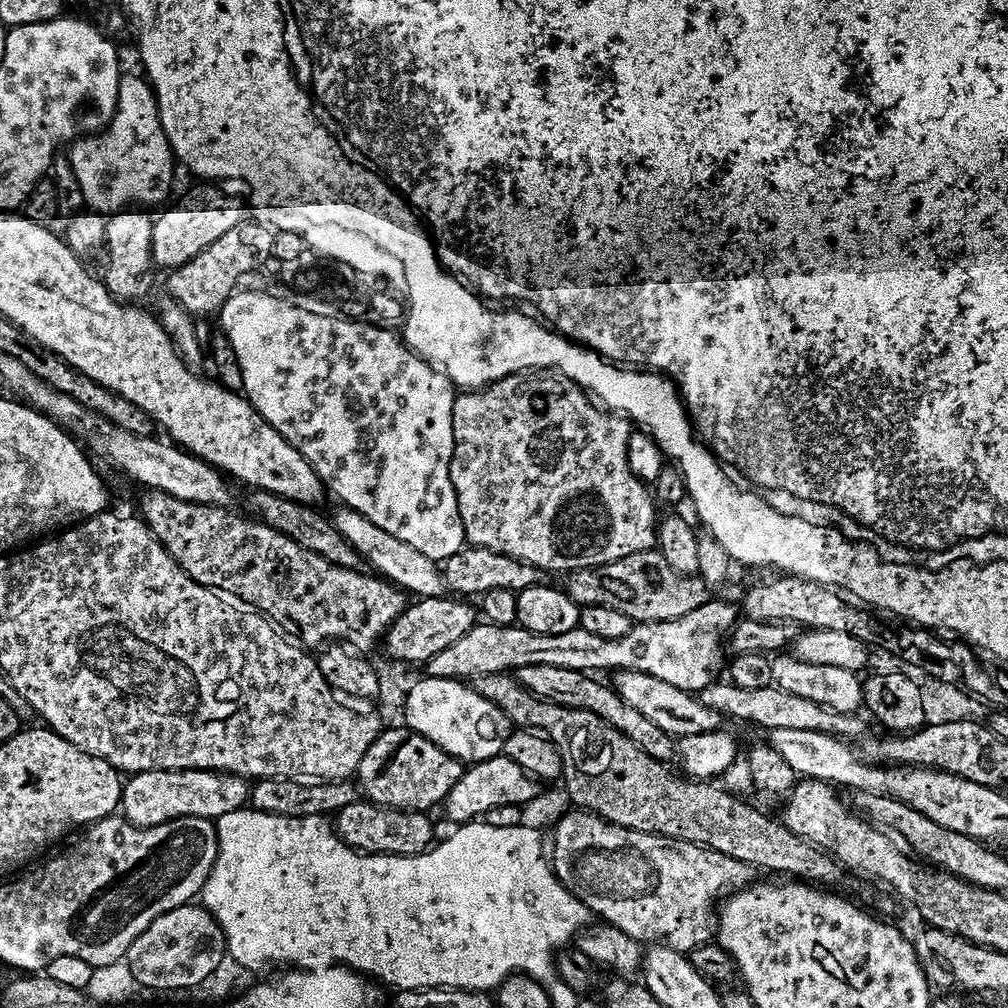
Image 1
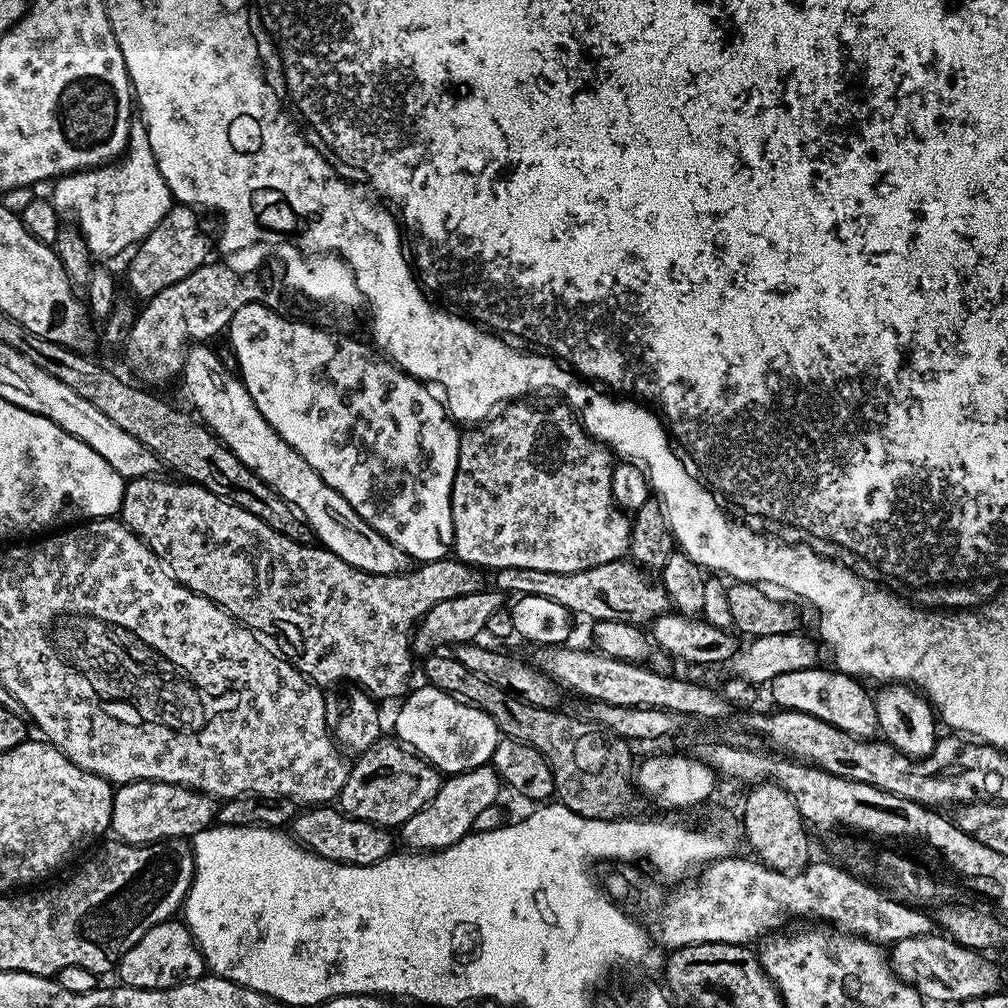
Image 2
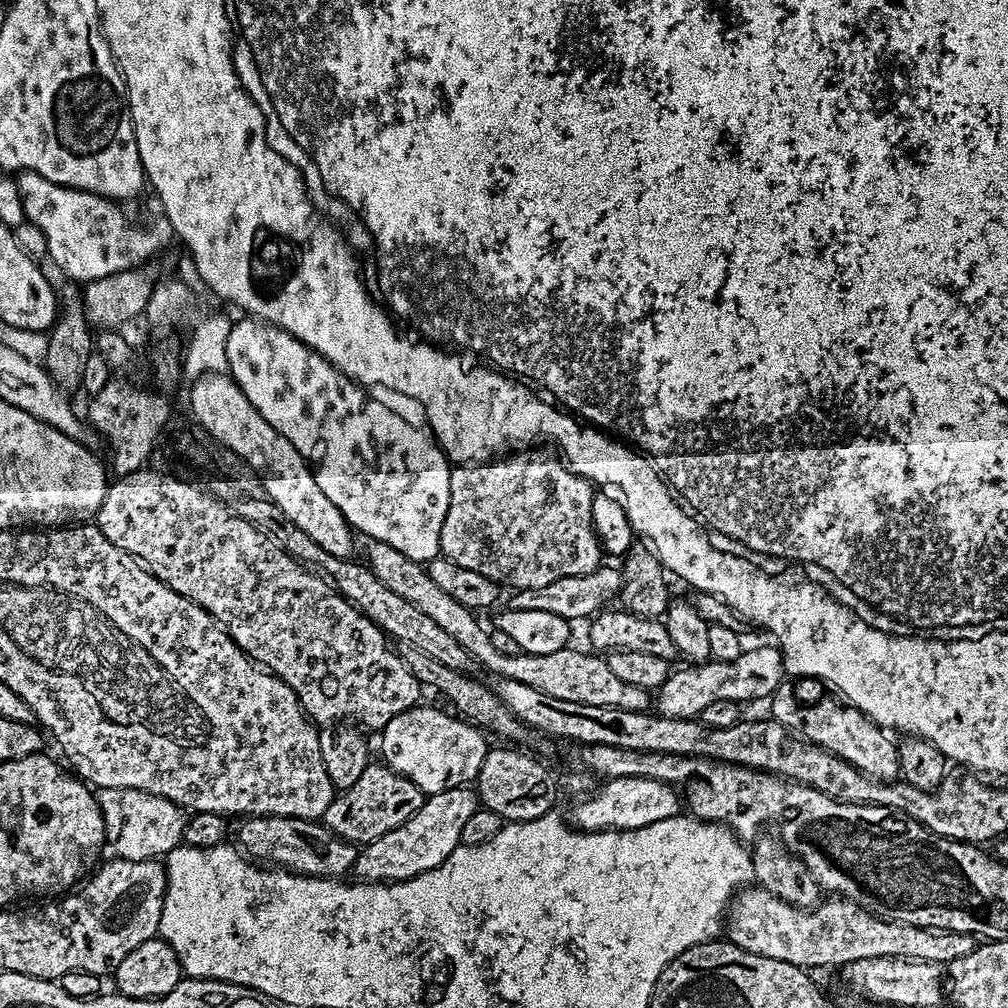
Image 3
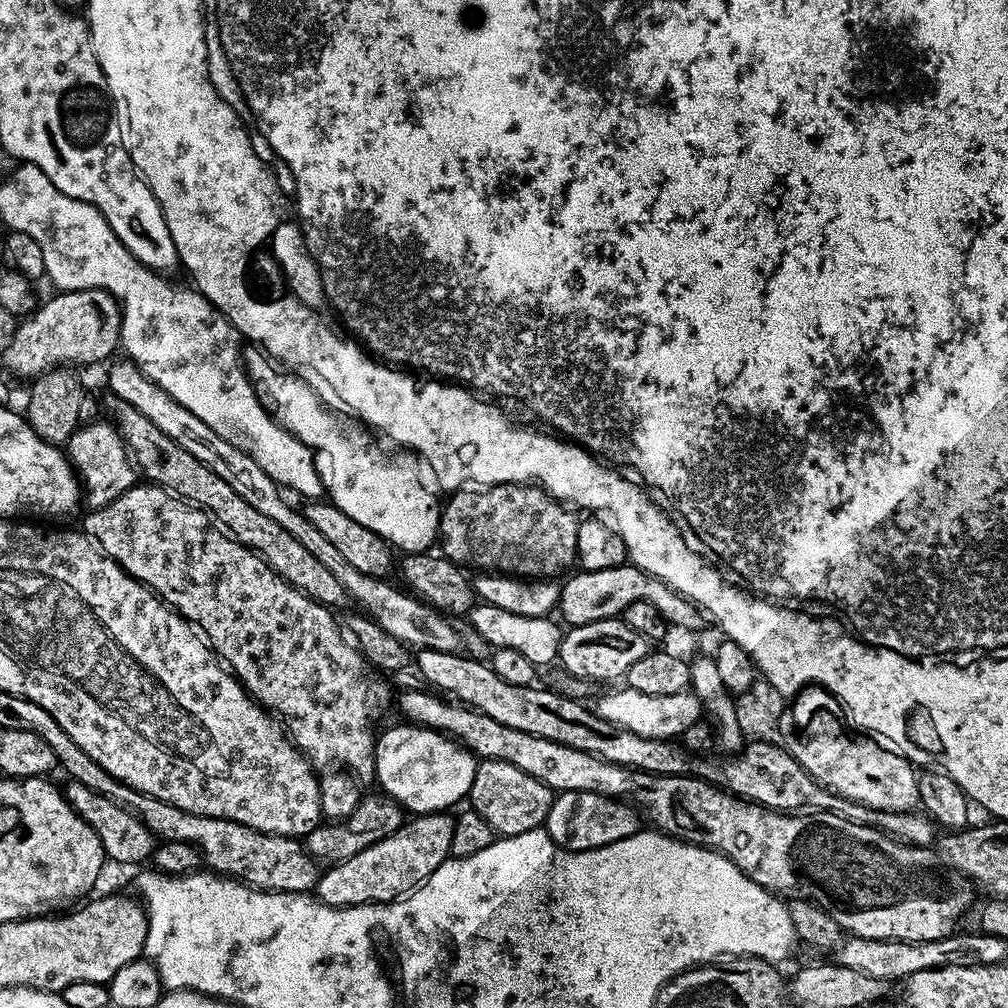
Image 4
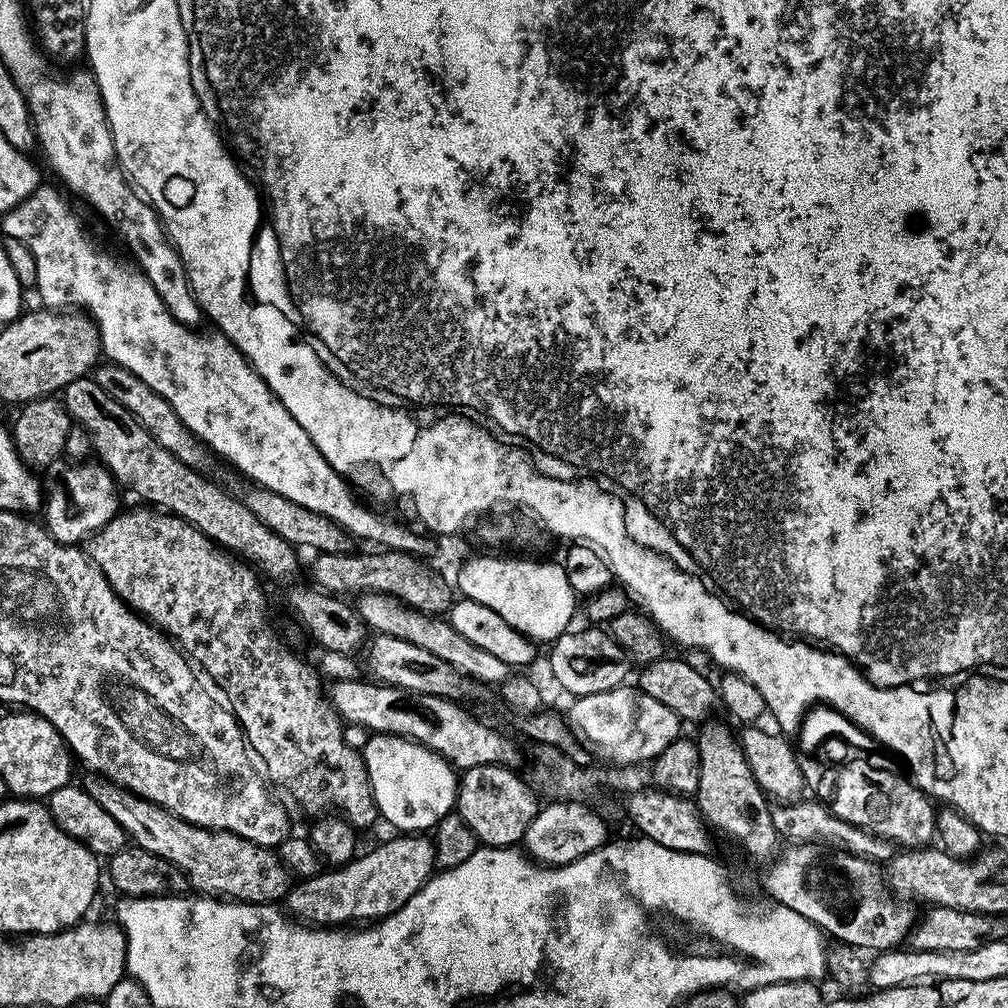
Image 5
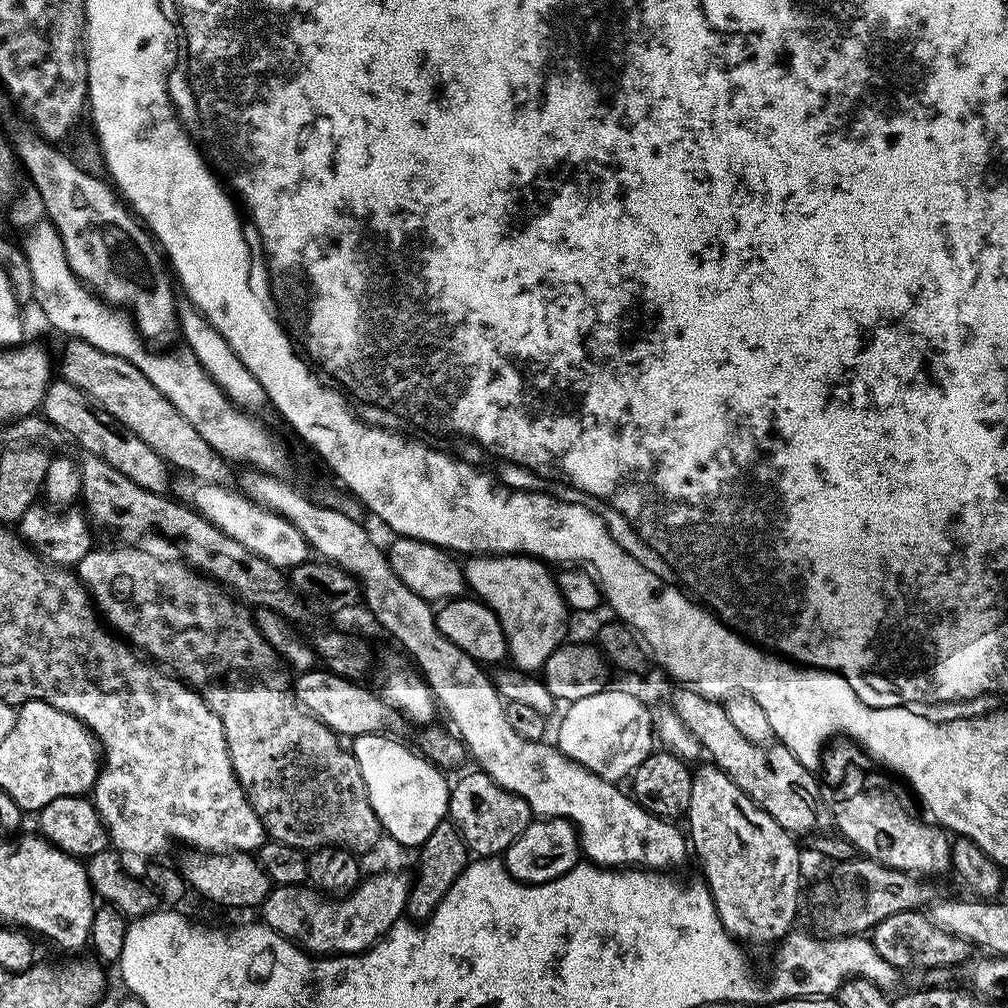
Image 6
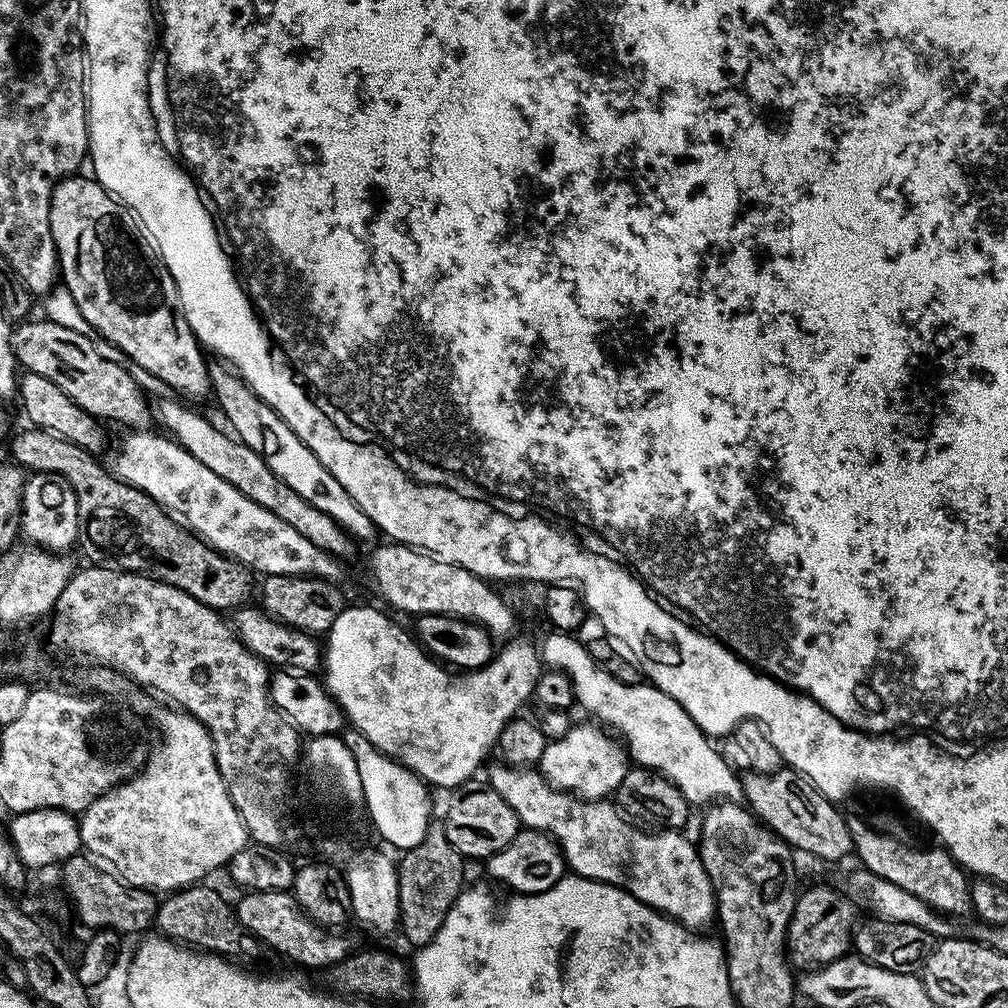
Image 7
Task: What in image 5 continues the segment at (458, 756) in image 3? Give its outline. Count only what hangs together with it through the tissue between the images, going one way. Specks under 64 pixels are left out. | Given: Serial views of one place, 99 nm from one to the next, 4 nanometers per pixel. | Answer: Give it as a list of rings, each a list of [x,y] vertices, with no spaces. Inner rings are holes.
[[[372,734],[367,738],[369,740],[362,747],[362,755],[379,819],[393,824],[395,831],[400,834],[424,834],[435,829],[436,823],[456,807],[457,769],[446,763],[437,752],[416,743],[415,740],[403,740],[400,736],[387,734]]]

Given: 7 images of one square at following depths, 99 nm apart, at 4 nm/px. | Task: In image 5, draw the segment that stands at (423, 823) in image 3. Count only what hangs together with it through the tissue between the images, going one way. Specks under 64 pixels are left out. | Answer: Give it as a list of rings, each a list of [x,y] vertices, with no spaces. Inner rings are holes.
[[[396,834],[393,837],[393,840],[370,849],[365,856],[364,853],[357,855],[349,864],[329,867],[309,880],[293,883],[286,897],[288,915],[301,924],[330,928],[382,920],[385,916],[397,912],[402,906],[406,906],[408,899],[427,882],[429,876],[433,875],[436,868],[436,851],[431,839],[424,834]]]

